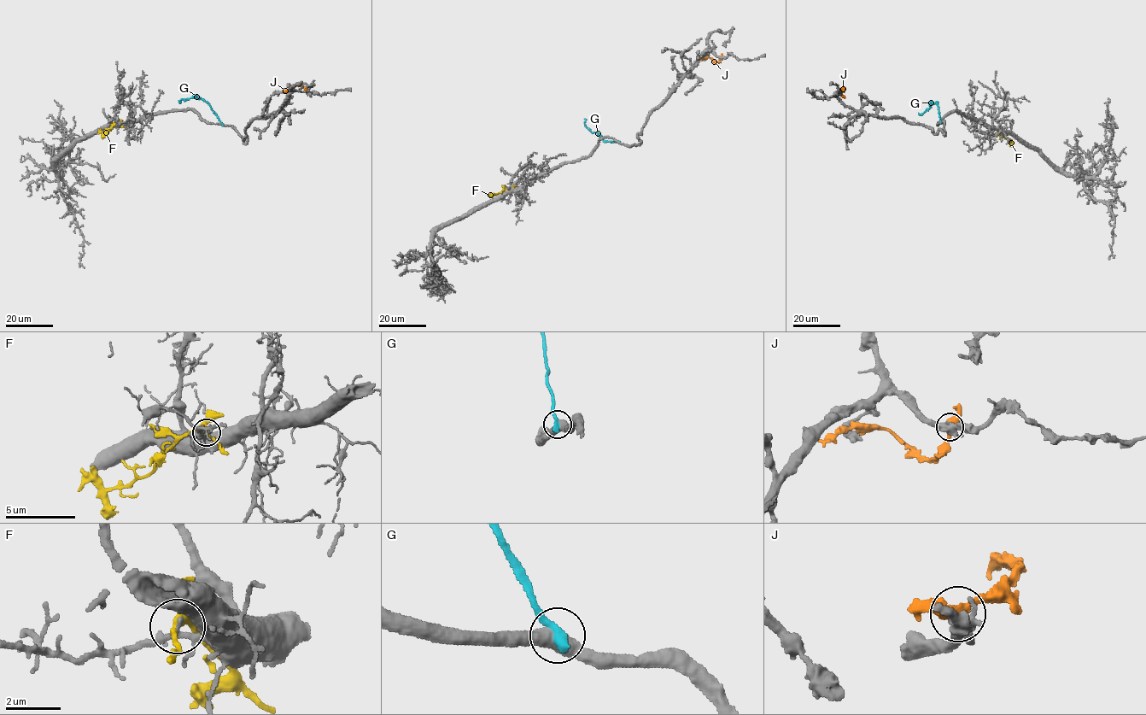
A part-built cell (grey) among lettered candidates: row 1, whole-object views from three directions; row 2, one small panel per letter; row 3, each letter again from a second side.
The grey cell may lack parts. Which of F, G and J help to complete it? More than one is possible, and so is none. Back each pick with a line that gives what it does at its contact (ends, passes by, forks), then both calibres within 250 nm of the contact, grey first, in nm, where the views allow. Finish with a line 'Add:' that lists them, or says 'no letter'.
Add: no letter

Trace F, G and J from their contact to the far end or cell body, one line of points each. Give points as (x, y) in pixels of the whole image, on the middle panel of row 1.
F: (511, 187), (488, 195)
G: (618, 142), (604, 141), (599, 134), (592, 132), (587, 127), (584, 118)
J: (721, 57), (718, 62), (710, 58), (698, 60)

